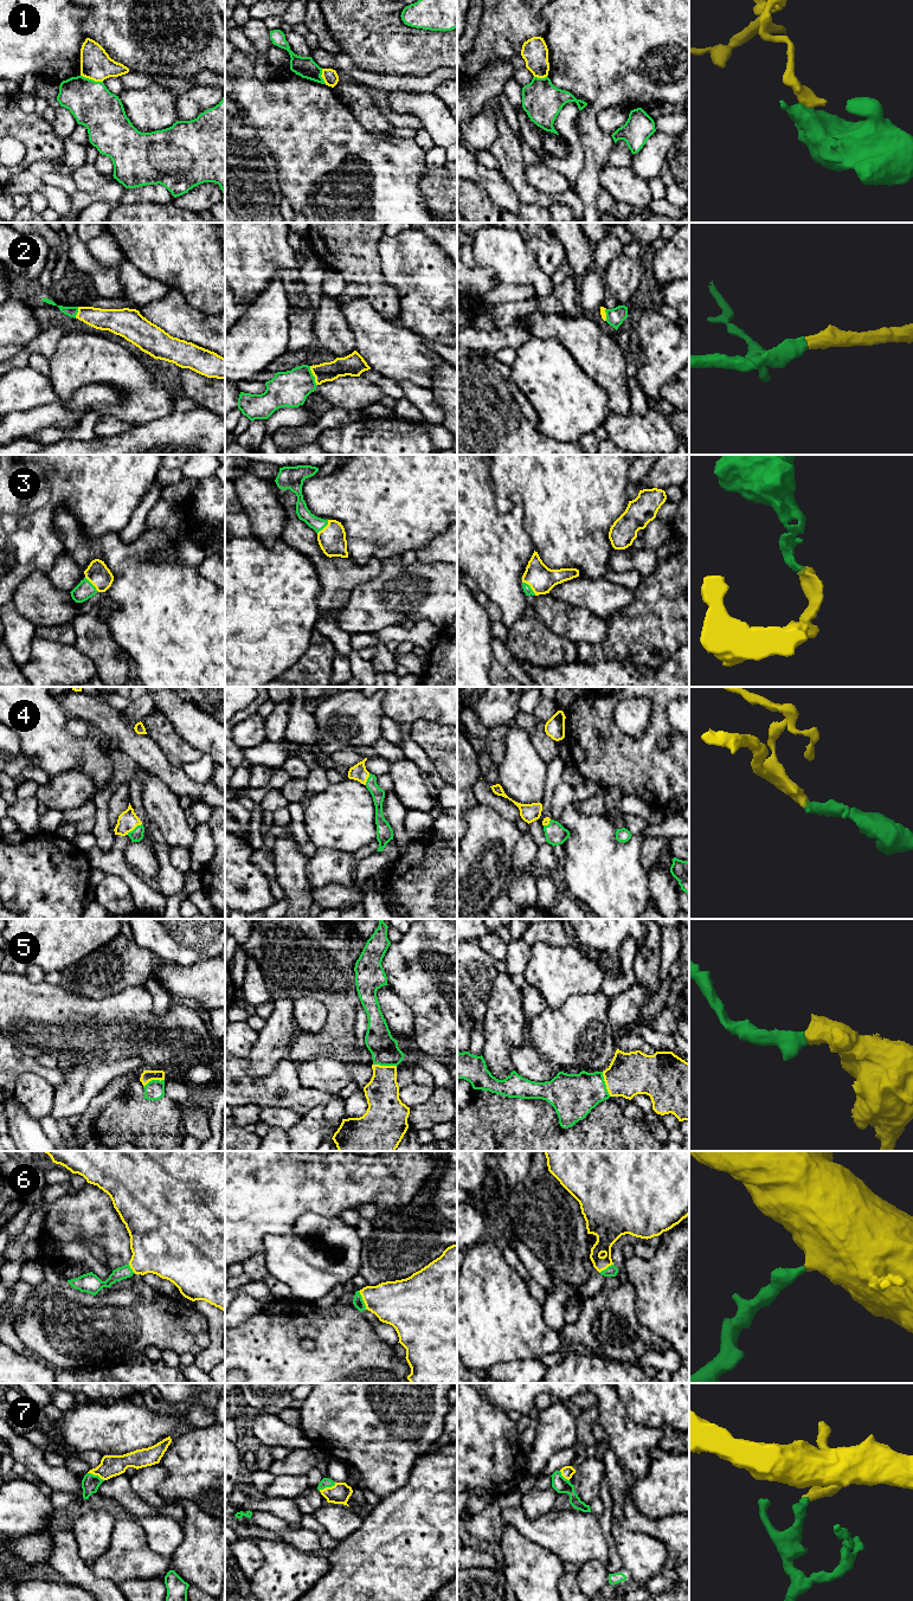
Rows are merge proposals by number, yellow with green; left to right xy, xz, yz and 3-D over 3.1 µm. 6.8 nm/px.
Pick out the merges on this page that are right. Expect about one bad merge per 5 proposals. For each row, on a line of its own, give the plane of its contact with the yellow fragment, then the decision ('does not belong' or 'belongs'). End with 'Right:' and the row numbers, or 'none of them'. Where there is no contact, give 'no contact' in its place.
1: meets yellow in xy; does not belong
2: meets yellow in xz; belongs
3: meets yellow in yz; belongs
4: meets yellow in xy; belongs
5: meets yellow in yz; belongs
6: meets yellow in xz; belongs
7: meets yellow in xz; belongs
Right: 2, 3, 4, 5, 6, 7

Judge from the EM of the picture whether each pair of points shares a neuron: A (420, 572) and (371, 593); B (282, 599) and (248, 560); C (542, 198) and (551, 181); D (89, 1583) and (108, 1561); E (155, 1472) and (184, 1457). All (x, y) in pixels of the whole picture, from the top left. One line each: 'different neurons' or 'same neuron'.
A: same neuron
B: same neuron
C: different neurons
D: different neurons
E: different neurons

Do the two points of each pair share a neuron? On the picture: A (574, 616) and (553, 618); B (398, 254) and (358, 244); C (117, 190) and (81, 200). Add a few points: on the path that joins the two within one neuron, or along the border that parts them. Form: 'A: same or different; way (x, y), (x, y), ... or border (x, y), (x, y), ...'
A: same; way (570, 618), (558, 618)
B: different; border (381, 235), (378, 256), (379, 269), (384, 276)
C: same; way (108, 193), (90, 197)

